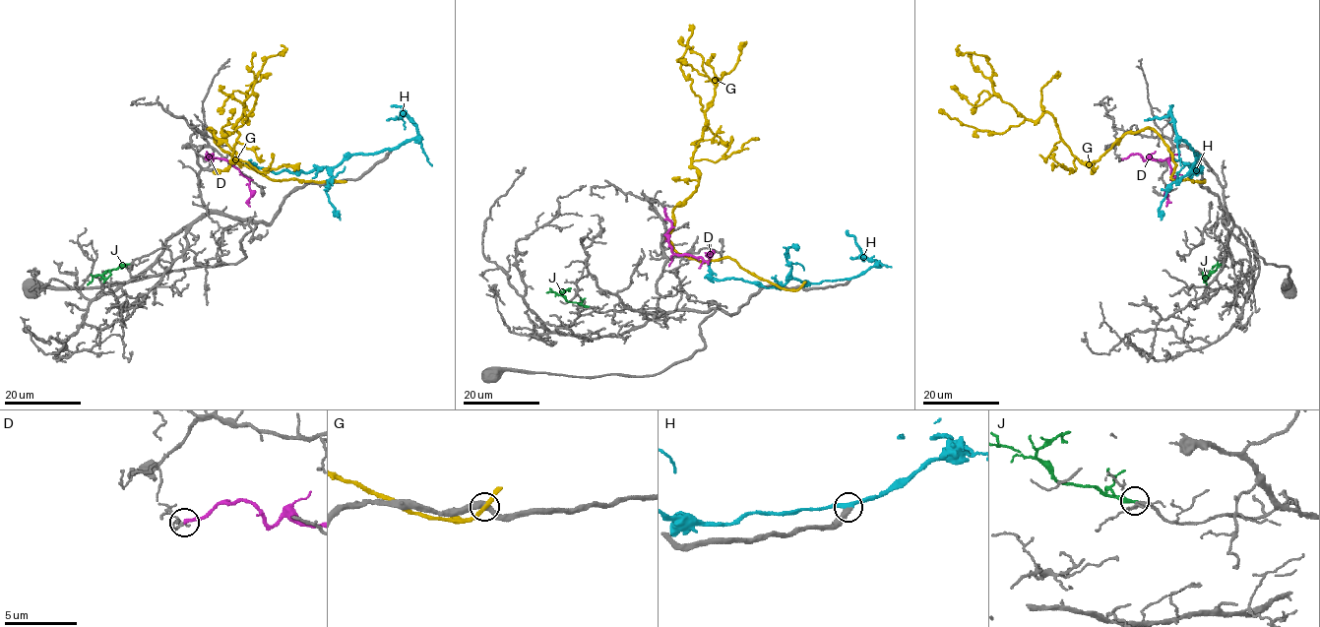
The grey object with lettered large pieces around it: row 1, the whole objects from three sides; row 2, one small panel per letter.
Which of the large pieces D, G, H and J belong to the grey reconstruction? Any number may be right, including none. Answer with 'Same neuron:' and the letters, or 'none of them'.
Same neuron: H, J

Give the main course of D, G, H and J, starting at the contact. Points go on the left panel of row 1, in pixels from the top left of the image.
D: (206, 158), (213, 154), (210, 159), (228, 159), (249, 178), (251, 197), (247, 203), (250, 206)
G: (342, 181), (272, 180), (238, 162), (208, 129), (239, 162), (234, 127), (281, 45)
H: (391, 150), (351, 155), (336, 165), (303, 172), (284, 170), (276, 173), (256, 167), (251, 158)
J: (128, 264), (94, 276), (87, 284)

